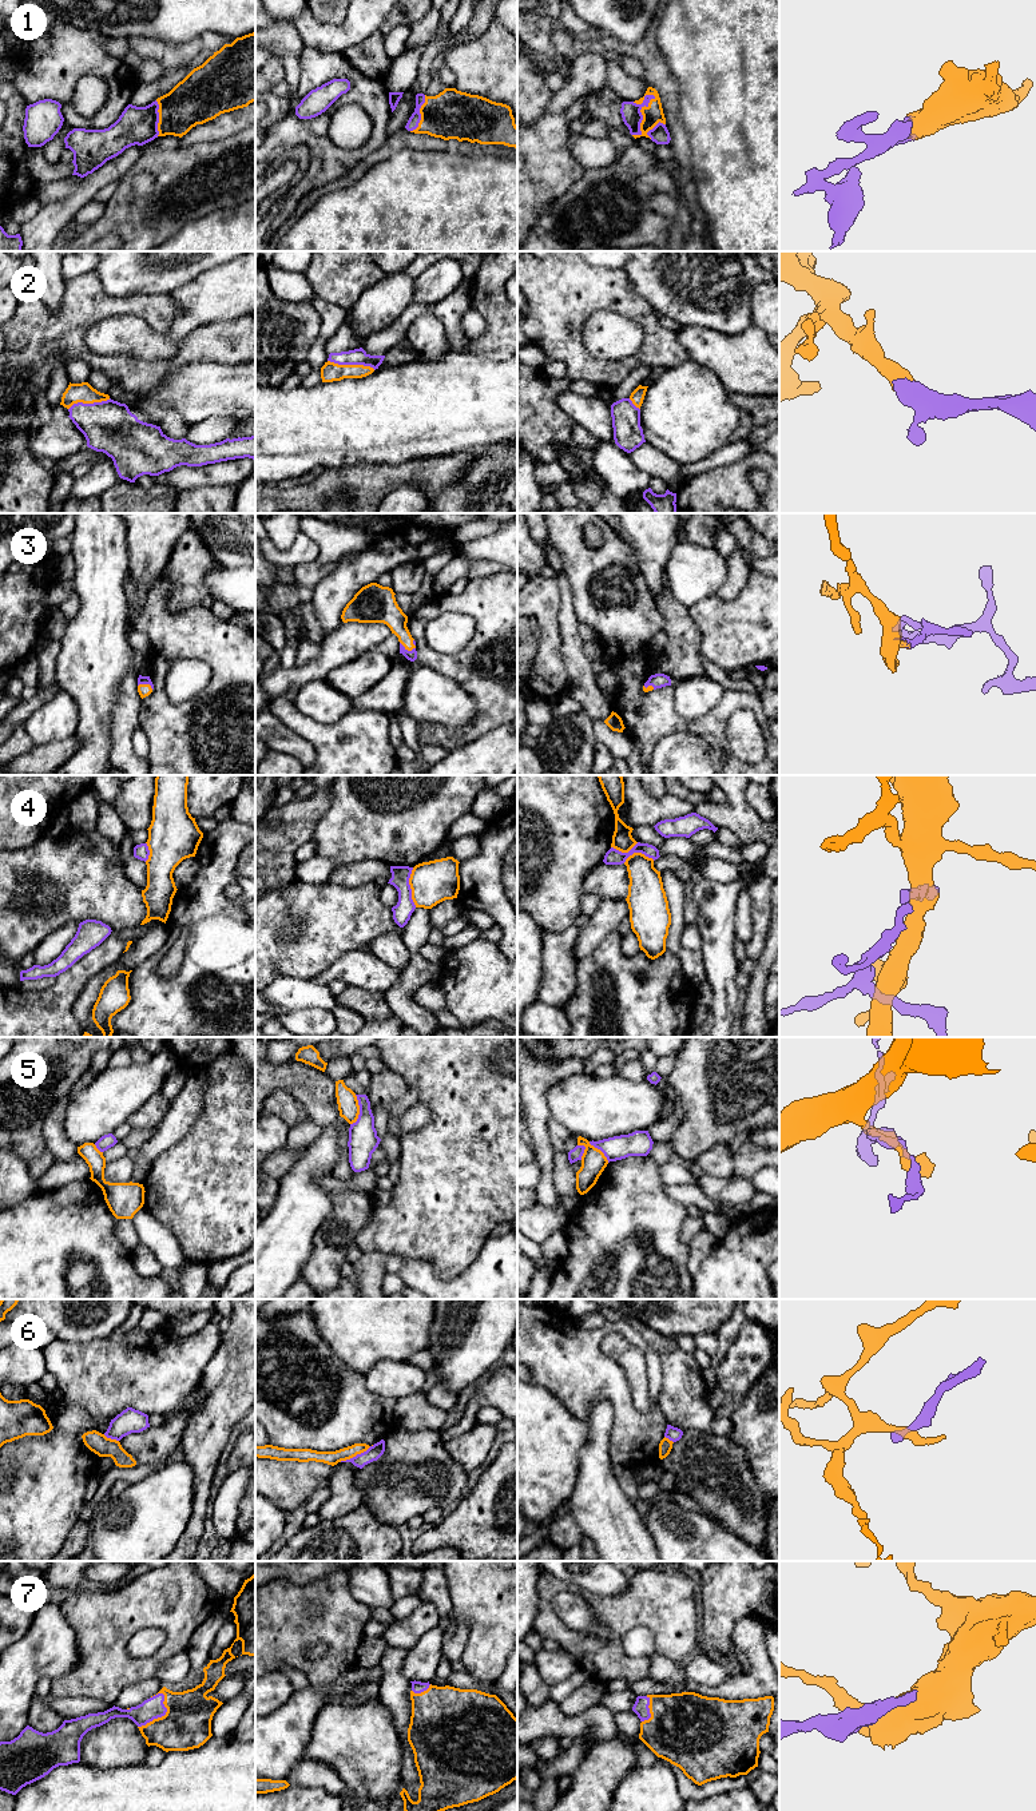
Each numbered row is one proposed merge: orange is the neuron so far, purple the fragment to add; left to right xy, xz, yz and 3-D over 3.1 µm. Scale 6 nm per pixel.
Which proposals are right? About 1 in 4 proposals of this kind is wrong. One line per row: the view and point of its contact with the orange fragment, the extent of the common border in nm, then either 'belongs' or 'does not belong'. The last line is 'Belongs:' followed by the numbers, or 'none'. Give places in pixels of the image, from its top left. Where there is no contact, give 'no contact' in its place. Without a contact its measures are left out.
1: meets orange in yz at (643, 116); contact 280 nm long; belongs
2: meets orange in xz at (352, 365); contact 300 nm long; belongs
3: meets orange in xz at (408, 650); contact 100 nm long; belongs
4: meets orange in xz at (411, 888); contact 240 nm long; does not belong
5: meets orange in xz at (358, 1111); contact 190 nm long; does not belong
6: meets orange in xz at (356, 1454); contact 220 nm long; does not belong
7: meets orange in xy at (162, 1716); contact 260 nm long; belongs
Belongs: 1, 2, 3, 7

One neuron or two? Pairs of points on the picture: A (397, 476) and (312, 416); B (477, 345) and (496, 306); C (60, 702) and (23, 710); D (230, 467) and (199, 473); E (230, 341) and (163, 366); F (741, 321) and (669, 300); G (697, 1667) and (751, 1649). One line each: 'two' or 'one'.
A: two
B: one
C: two
D: one
E: one
F: one
G: two

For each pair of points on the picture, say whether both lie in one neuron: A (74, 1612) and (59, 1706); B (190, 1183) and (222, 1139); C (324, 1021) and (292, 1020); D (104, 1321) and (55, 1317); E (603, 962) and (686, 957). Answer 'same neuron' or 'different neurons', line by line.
A: different neurons
B: same neuron
C: same neuron
D: same neuron
E: different neurons

